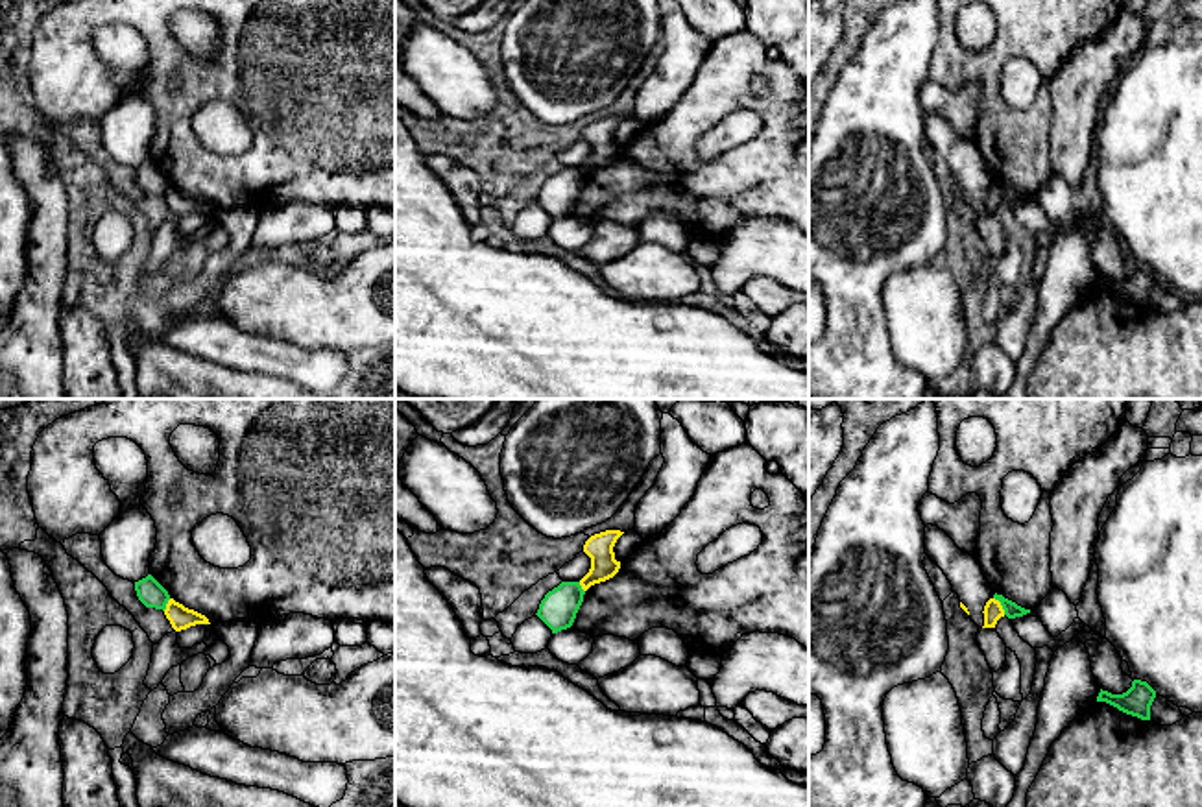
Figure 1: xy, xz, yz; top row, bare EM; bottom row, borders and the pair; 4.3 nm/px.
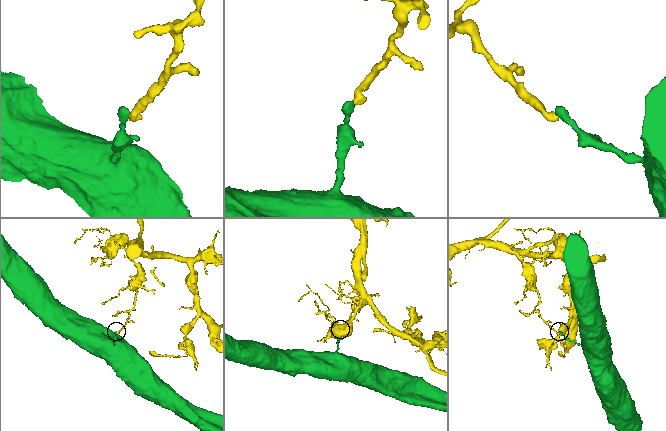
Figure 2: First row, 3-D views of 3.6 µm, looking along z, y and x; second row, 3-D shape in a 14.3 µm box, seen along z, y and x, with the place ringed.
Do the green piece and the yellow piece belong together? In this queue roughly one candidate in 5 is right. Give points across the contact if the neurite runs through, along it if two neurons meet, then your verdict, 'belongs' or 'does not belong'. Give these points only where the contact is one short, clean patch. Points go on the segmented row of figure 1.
border yz (994, 597), (1005, 614); does not belong

